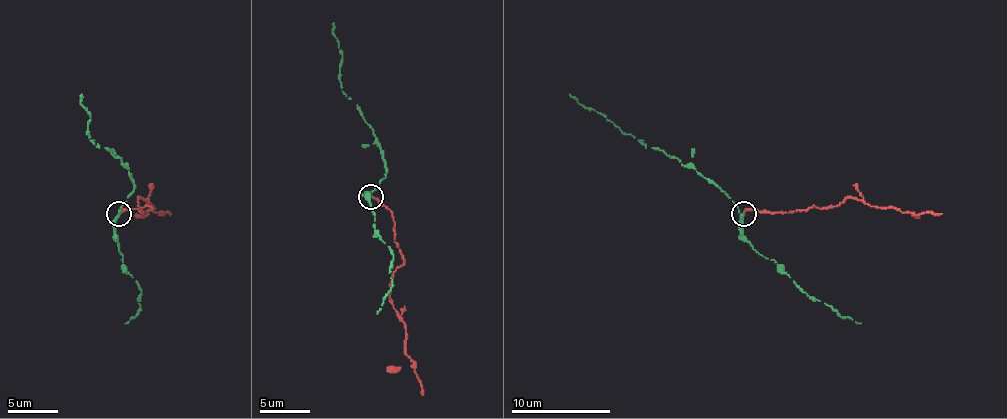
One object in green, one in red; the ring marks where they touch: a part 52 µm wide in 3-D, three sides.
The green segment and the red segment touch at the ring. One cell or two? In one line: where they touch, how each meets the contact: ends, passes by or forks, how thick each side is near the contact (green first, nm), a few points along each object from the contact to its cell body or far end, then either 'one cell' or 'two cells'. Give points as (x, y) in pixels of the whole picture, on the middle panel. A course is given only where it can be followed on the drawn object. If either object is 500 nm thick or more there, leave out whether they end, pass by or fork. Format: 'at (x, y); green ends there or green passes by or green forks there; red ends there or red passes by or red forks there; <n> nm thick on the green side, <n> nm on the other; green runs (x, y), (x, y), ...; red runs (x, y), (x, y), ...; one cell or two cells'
at (371, 197); green passes by; red ends there; 240 nm thick on the green side, 200 nm on the other; green runs (371, 196), (386, 176), (386, 164), (371, 126), (351, 99), (341, 92), (341, 52), (331, 32), (334, 22); red runs (371, 196), (391, 211), (394, 241), (404, 261), (391, 278), (391, 303), (404, 323), (406, 353), (424, 395); two cells

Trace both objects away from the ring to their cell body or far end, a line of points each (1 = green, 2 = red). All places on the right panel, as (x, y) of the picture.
1: (743, 214), (711, 182), (673, 157), (624, 134), (599, 112), (569, 95)
2: (743, 212), (838, 207), (850, 197), (870, 207), (942, 214)

